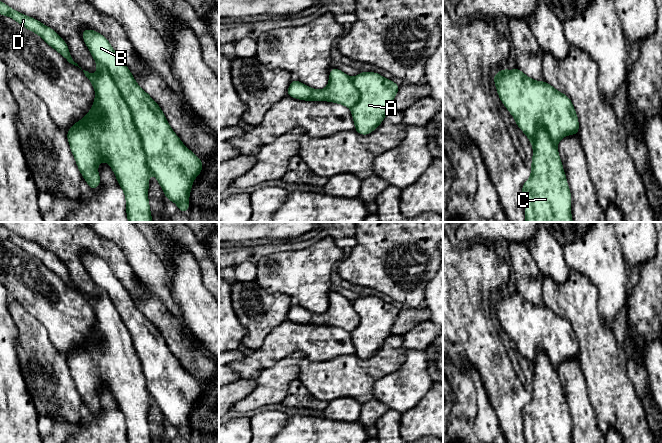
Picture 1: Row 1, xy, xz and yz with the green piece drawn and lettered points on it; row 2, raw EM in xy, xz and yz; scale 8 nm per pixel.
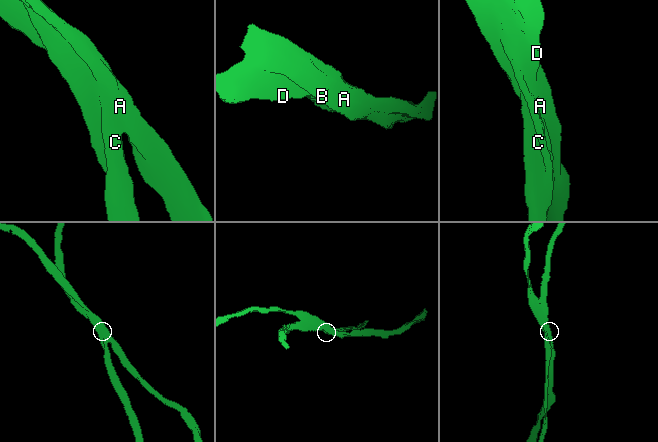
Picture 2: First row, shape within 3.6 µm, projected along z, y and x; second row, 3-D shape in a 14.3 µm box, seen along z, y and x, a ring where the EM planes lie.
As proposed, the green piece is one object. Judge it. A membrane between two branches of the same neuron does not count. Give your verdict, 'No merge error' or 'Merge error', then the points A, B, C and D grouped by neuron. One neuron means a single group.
Merge error. Groups: A B / C D

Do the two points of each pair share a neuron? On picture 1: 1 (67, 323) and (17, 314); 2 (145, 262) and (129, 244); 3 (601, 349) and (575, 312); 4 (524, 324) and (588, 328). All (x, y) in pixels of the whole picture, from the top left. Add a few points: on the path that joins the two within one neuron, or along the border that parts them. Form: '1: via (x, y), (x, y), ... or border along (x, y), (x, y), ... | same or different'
1: border along (16, 301), (44, 327), (47, 336) | different
2: via (141, 258), (133, 248) | same
3: via (594, 340), (588, 325), (584, 321) | same
4: border along (554, 312), (569, 322), (577, 340), (578, 350) | different

